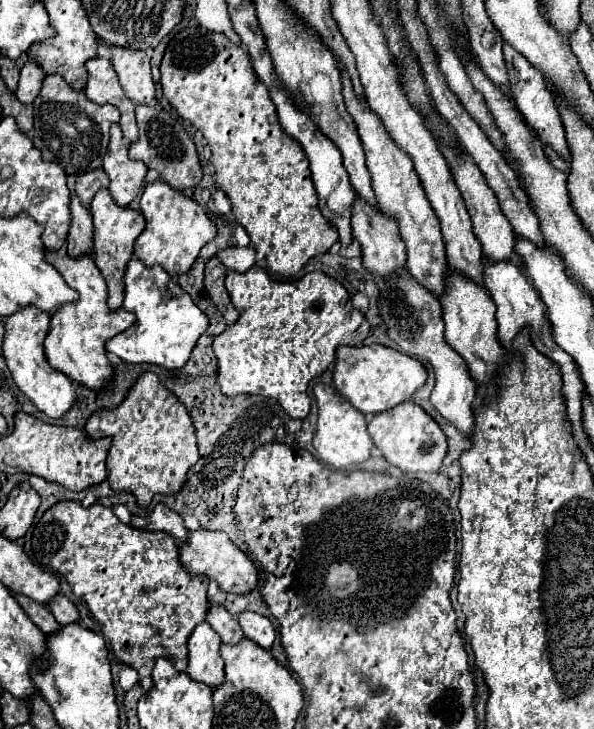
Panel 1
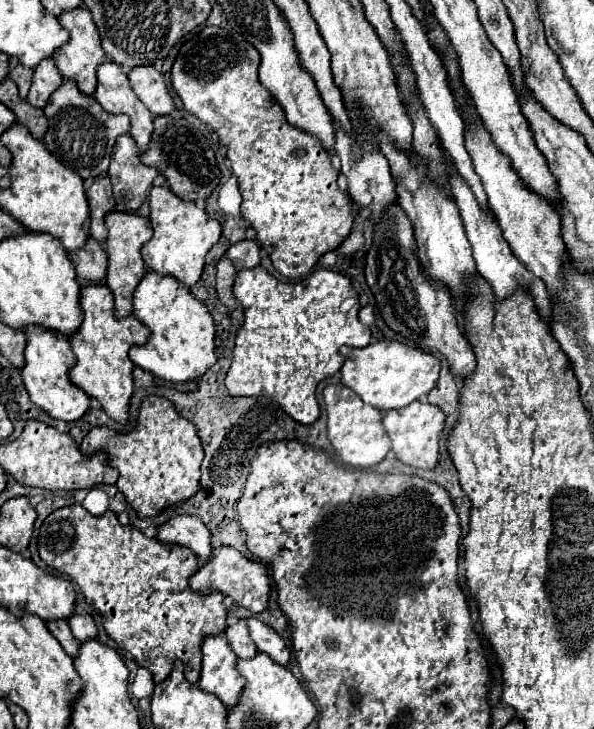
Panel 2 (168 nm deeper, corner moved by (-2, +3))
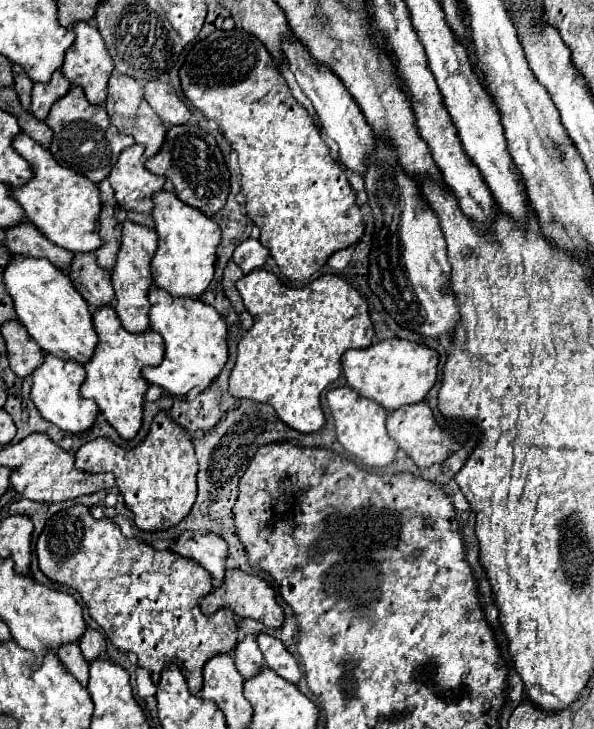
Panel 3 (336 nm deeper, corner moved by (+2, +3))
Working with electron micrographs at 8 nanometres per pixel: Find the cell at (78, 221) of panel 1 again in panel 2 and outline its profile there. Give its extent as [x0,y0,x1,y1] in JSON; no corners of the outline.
[68,237,108,287]

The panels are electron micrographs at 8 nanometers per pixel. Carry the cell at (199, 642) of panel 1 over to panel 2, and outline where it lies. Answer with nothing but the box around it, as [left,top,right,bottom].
[198,635,244,707]

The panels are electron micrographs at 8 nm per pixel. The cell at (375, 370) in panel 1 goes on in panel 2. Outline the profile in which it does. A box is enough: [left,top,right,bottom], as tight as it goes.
[340,339,440,411]

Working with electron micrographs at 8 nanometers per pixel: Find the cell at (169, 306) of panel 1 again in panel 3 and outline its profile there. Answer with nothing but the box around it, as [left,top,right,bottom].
[142,287,228,395]

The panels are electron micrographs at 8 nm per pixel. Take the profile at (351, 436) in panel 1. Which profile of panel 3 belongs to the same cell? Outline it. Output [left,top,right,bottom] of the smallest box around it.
[326,387,398,467]

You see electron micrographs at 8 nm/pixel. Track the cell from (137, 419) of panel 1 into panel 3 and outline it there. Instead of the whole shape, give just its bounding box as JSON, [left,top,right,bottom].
[76,411,198,531]

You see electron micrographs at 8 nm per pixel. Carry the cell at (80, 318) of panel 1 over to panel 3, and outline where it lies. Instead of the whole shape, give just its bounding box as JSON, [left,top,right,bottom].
[80,305,164,439]

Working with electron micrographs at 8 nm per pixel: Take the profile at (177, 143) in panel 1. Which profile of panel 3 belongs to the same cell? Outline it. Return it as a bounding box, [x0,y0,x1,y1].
[144,125,230,215]

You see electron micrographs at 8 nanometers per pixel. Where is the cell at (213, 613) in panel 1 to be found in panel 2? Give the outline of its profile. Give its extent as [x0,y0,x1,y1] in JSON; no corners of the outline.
[224,621,258,659]

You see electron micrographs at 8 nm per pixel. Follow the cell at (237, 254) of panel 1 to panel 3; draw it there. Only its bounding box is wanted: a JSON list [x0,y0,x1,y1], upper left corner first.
[232,239,268,273]

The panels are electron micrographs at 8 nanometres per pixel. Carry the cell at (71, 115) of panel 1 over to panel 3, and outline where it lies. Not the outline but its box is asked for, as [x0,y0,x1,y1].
[46,85,134,183]

